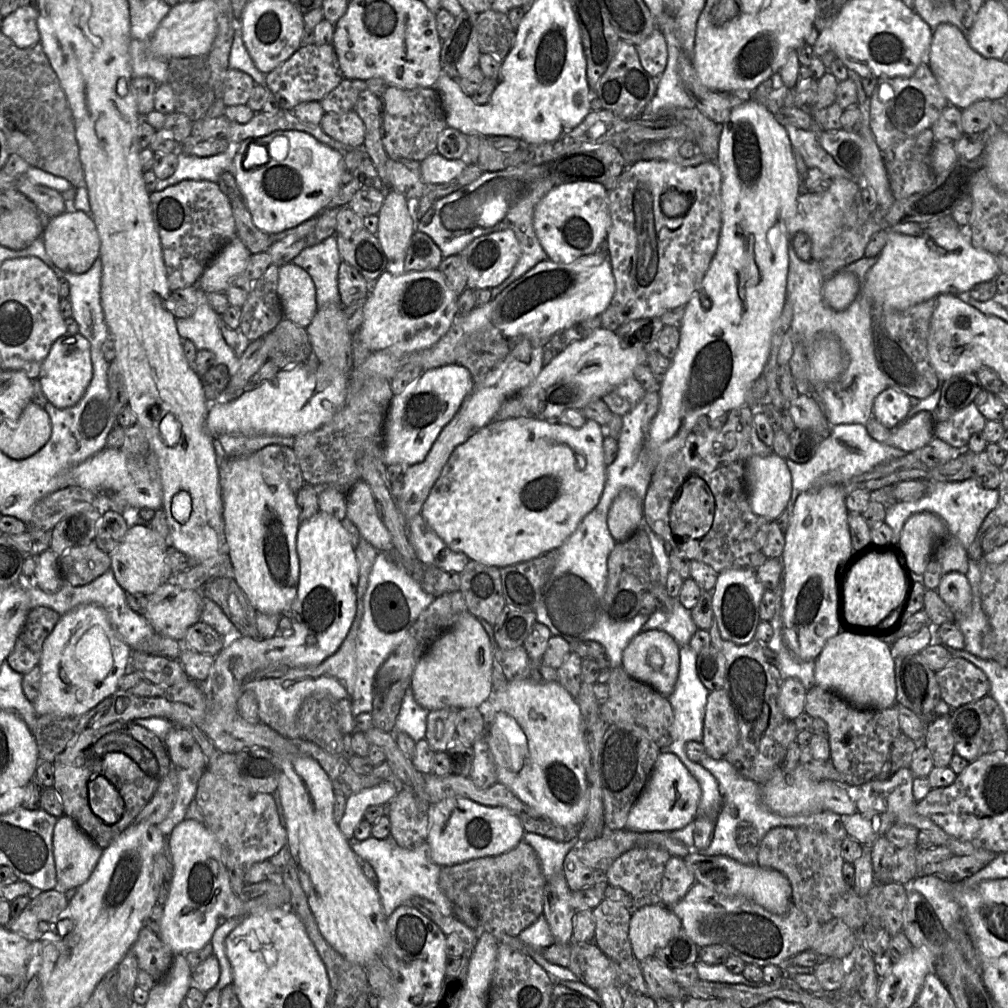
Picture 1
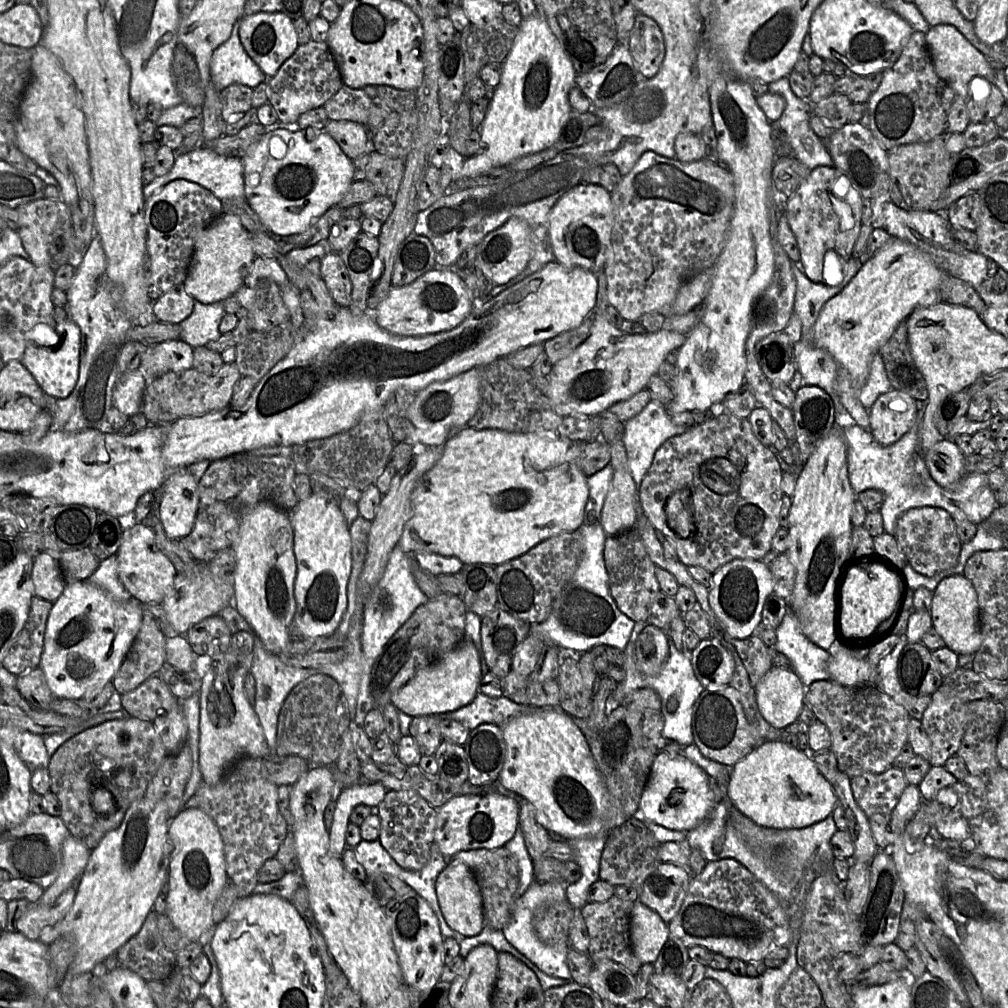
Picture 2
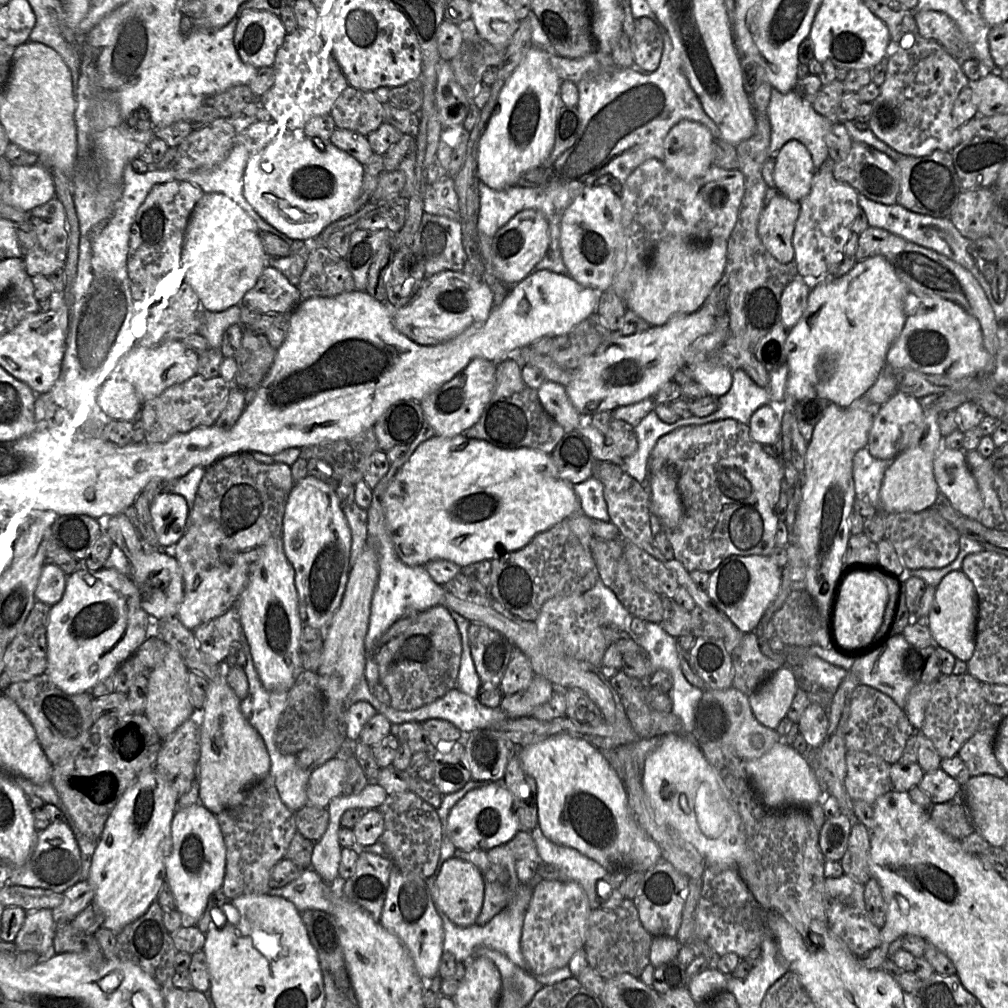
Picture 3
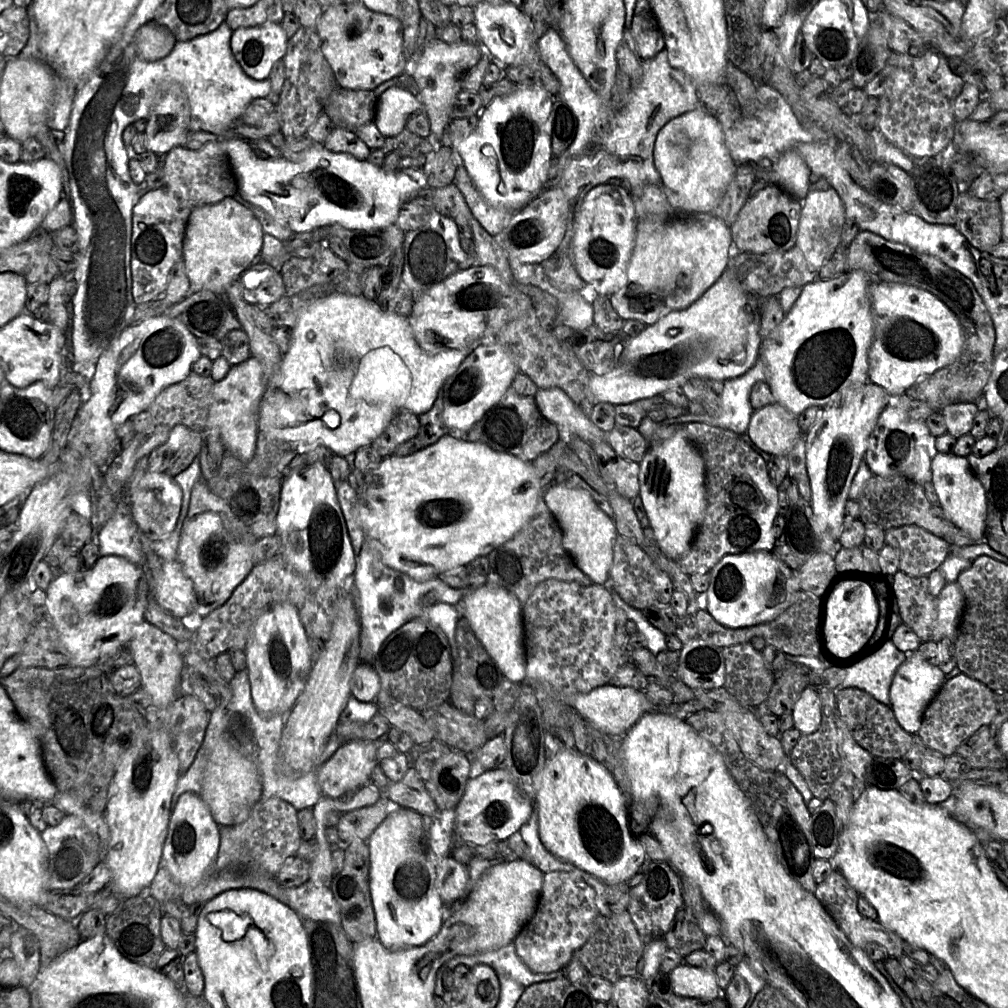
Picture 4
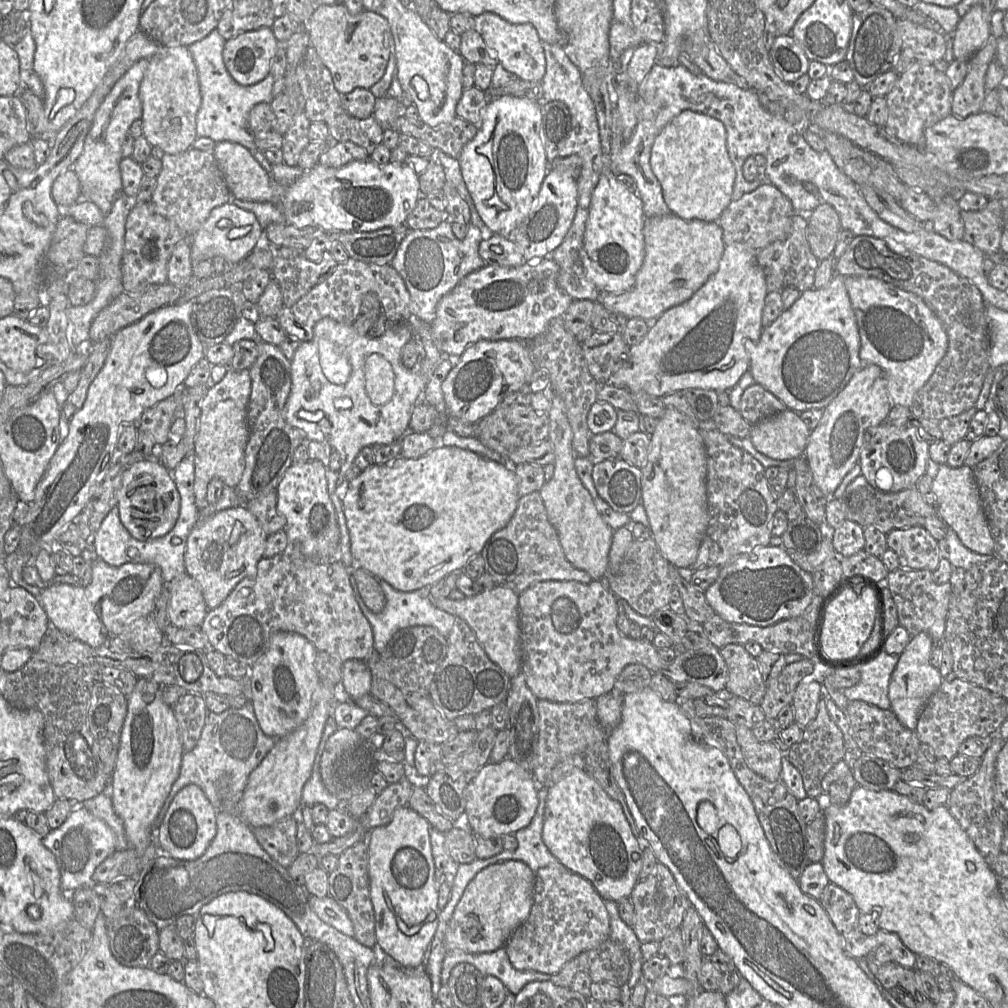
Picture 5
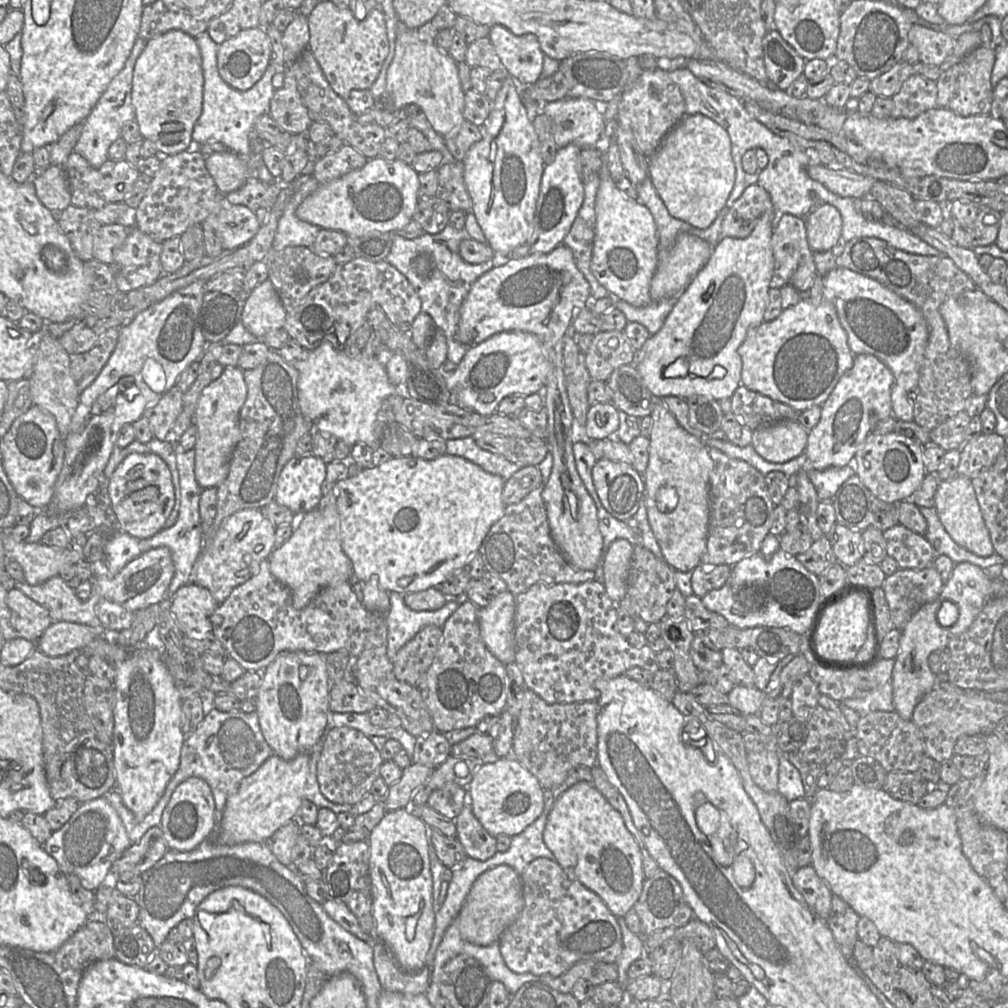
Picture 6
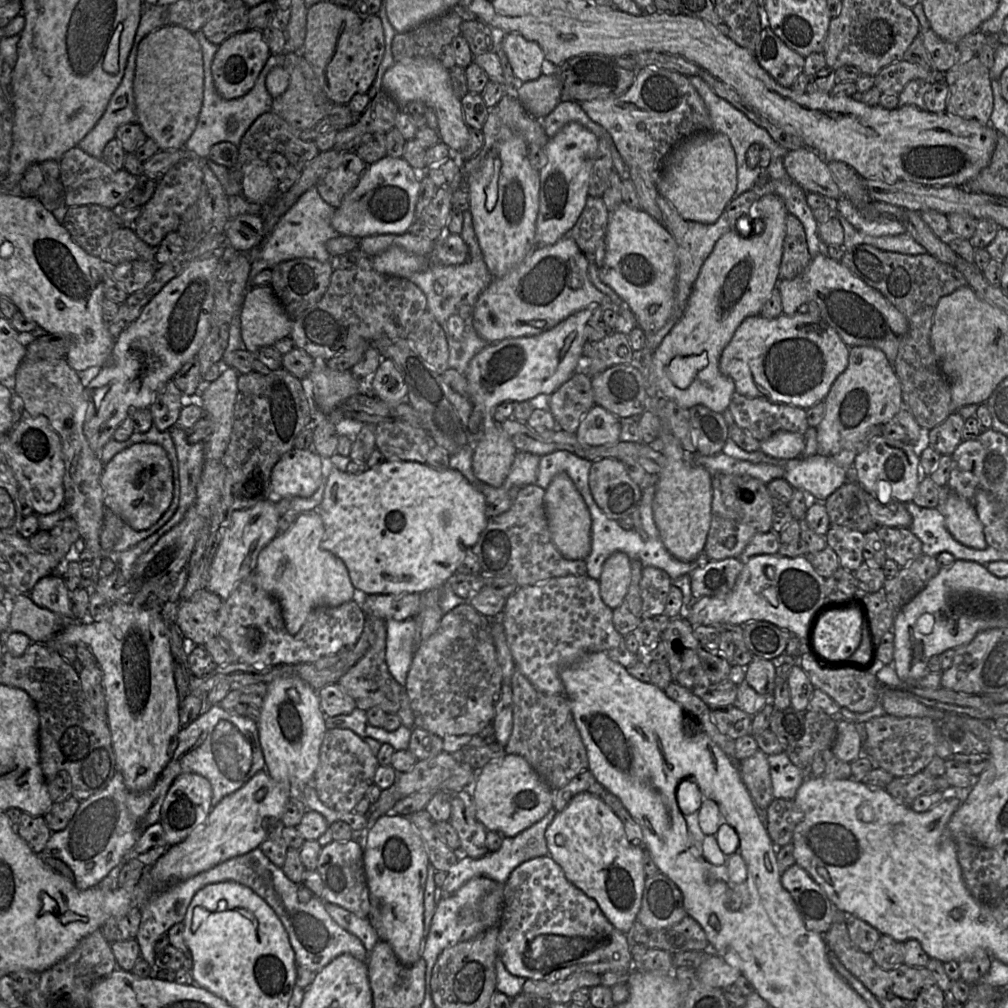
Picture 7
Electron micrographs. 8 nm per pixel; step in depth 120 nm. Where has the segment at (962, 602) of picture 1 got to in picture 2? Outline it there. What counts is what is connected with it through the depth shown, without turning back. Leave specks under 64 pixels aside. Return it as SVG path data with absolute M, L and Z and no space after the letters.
M955 574L942 579L933 592L930 607L932 627L943 638L945 647L958 655L975 654L980 648L982 636L979 623L977 592L963 574Z

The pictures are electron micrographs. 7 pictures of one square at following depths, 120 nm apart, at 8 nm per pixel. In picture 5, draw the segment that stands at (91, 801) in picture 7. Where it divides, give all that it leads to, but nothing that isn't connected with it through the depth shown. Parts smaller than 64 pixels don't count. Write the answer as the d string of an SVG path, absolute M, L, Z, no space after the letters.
M82 803L72 809L61 826L50 829L42 842L56 858L61 875L61 888L64 892L91 886L96 867L115 851L115 837L110 827L84 808Z

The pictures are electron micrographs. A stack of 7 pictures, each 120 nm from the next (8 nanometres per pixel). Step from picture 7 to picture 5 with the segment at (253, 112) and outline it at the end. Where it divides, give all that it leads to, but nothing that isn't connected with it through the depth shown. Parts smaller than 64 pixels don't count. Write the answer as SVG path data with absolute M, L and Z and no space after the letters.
M215 28L203 39L188 46L197 69L201 93L201 104L196 116L196 134L198 137L211 138L216 143L235 142L254 153L257 146L249 129L249 113L256 104L272 101L275 79L270 73L259 83L248 86L238 84L227 71L223 61L225 42Z

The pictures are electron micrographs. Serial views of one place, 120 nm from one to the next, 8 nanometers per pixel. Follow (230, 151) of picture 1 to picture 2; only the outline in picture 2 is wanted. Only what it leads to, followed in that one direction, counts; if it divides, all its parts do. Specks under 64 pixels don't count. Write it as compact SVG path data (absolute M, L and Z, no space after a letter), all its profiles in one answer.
M196 148L186 154L176 157L172 169L165 175L153 179L153 181L143 187L143 197L145 202L167 183L184 179L199 184L211 191L221 202L232 198L245 198L243 162L238 156L225 156L212 151L210 148Z

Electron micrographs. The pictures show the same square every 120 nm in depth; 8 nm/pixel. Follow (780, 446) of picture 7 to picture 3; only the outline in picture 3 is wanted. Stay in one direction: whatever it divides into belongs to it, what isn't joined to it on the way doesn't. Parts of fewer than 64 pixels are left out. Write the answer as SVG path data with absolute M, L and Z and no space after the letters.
M773 404L763 405L752 414L748 425L756 442L773 446L781 433L779 411Z

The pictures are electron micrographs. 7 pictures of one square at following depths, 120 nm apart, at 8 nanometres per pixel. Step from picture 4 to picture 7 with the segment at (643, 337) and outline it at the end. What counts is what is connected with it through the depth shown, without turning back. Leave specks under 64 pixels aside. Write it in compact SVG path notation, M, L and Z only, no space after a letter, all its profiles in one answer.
M762 195L750 206L747 215L753 221L754 234L742 236L738 230L730 230L716 242L700 269L682 318L652 354L653 384L659 395L673 399L687 409L702 404L712 411L723 413L728 408L731 396L735 392L735 384L730 377L719 370L719 359L739 325L745 318L760 314L772 290L778 285L788 214L780 196Z

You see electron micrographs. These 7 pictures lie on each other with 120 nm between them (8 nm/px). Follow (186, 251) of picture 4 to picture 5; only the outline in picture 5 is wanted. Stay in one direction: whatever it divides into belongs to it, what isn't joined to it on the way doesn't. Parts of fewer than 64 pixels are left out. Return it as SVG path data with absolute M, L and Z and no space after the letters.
M232 202L215 207L202 227L188 239L191 260L212 260L223 257L233 264L238 264L251 254L262 237L262 228L255 215Z

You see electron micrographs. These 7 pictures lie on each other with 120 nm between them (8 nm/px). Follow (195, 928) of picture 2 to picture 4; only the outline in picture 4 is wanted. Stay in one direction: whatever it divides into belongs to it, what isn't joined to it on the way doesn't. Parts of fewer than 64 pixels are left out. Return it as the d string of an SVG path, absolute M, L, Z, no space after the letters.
M183 793L171 813L167 836L163 845L161 866L165 867L173 881L181 888L194 887L204 878L206 871L214 864L220 844L220 827L199 794Z

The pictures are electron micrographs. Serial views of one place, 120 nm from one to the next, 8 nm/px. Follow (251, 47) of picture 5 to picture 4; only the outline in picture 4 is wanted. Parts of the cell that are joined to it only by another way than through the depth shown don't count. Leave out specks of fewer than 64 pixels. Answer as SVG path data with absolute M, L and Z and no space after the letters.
M279 23L242 27L231 36L230 47L244 73L254 80L269 78L274 64L283 59L288 38Z

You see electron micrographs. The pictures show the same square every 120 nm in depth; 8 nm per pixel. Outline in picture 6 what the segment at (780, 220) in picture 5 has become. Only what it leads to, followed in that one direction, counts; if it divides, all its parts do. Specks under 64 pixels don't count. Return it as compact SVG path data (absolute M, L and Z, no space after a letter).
M753 184L729 208L722 222L721 238L746 238L753 231L757 221L765 213L777 213L769 193Z

